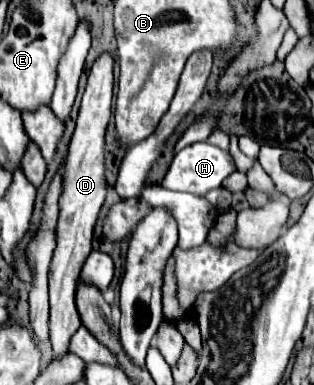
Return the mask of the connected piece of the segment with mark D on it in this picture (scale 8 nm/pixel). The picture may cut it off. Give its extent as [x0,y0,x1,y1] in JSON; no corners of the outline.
[50,53,114,355]

